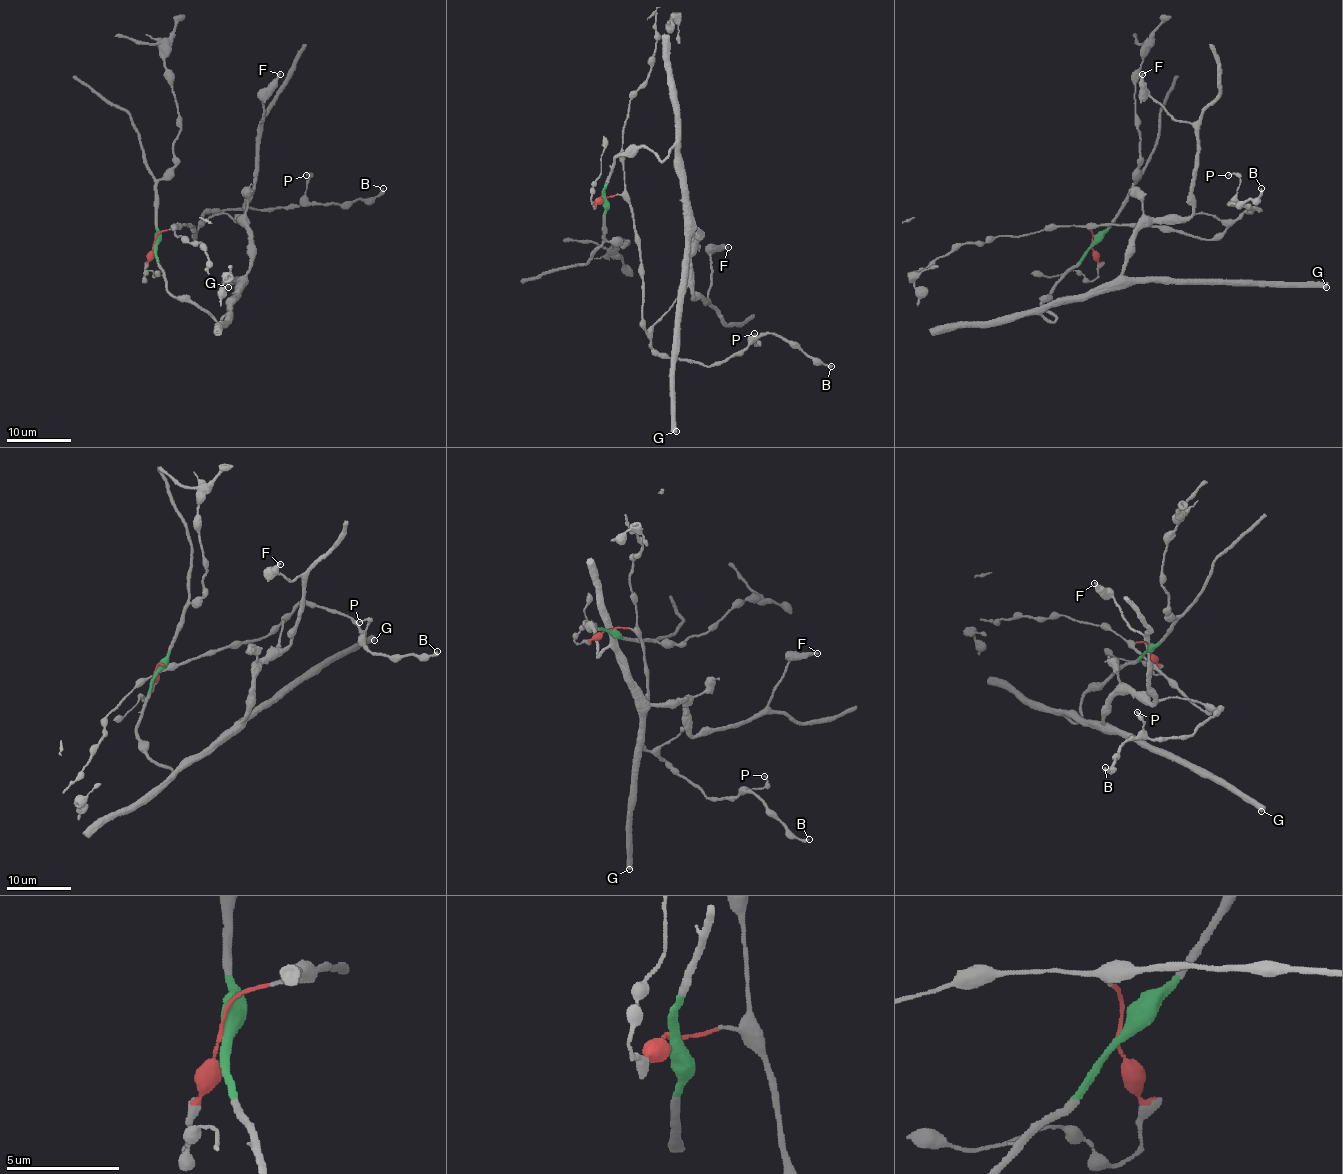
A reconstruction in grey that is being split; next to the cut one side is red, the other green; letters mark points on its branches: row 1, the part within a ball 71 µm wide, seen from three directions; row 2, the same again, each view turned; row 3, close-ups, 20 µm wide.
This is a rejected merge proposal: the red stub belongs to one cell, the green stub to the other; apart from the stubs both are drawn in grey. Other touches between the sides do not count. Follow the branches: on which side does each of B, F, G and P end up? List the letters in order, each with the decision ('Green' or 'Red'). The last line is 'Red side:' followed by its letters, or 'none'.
B: Red
F: Green
G: Green
P: Red
Red side: B, P

